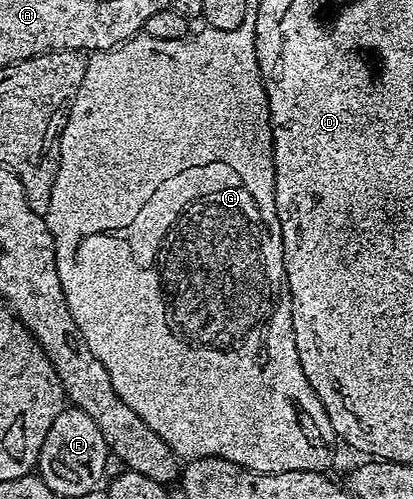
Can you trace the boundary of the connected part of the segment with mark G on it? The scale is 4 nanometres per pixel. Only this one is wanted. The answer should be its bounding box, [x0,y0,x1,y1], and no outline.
[45,19,337,473]

